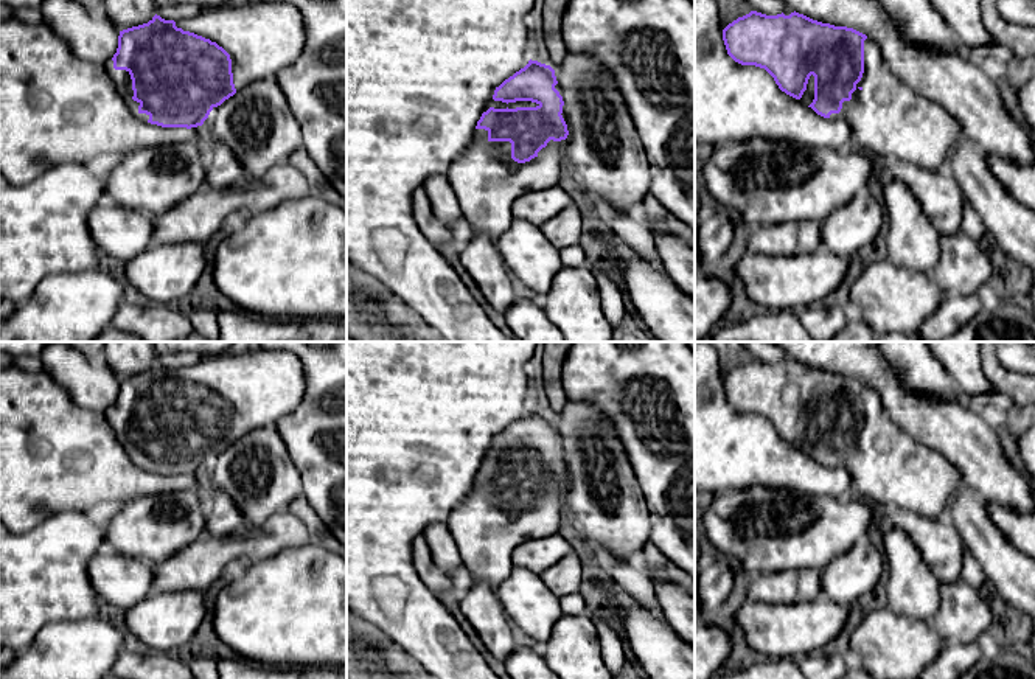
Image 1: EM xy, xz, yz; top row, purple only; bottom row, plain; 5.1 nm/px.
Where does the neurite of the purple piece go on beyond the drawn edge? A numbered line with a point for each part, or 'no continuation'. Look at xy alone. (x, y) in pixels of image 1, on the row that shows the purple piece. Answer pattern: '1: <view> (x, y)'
1: xy (261, 38)

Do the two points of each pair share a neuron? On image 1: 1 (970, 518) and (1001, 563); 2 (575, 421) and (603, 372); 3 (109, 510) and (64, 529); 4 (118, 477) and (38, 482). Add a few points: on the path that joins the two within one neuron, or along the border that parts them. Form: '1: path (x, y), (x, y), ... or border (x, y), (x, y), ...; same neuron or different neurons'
1: path (976, 529), (993, 552); same neuron
2: border (568, 398), (592, 403), (614, 426); different neurons
3: border (83, 511), (103, 527); different neurons
4: path (98, 477), (58, 477); same neuron

